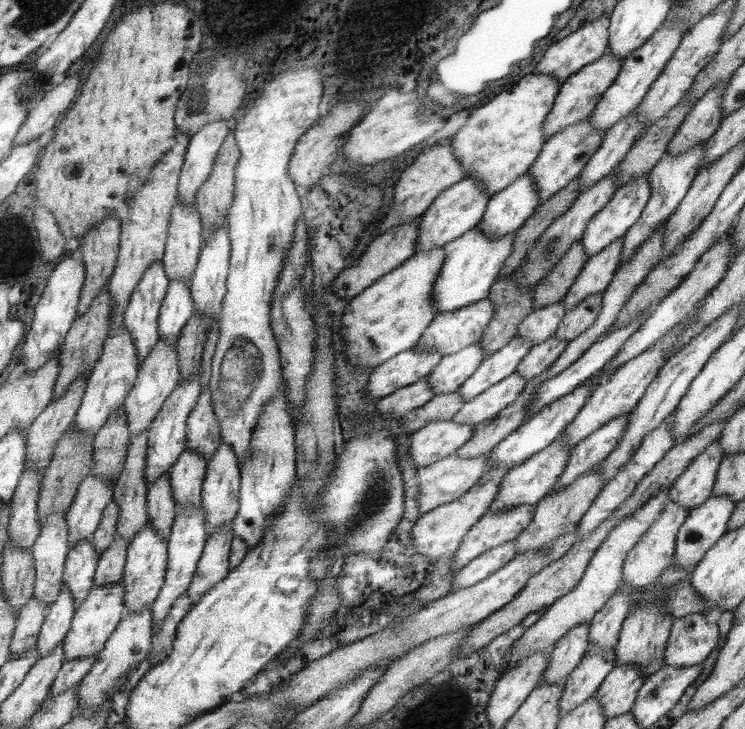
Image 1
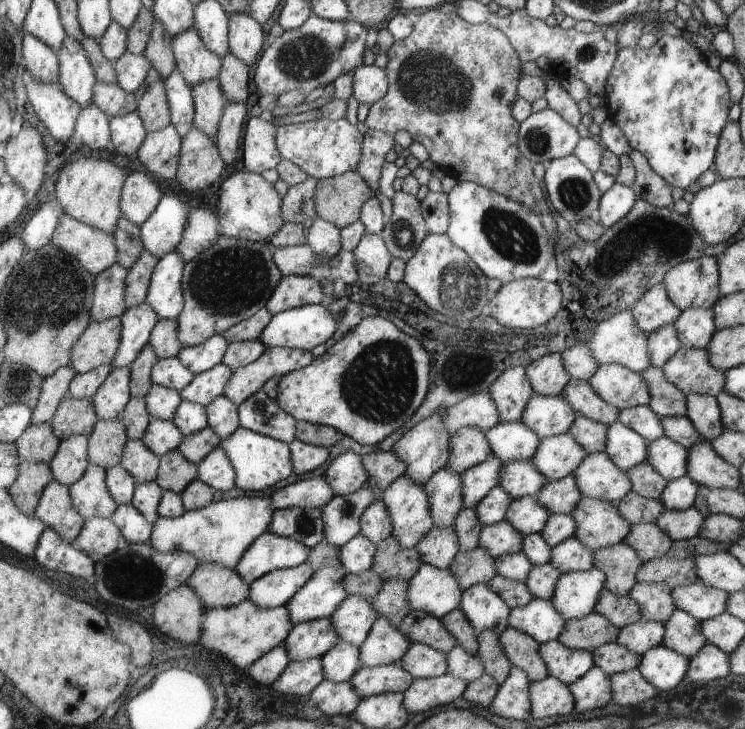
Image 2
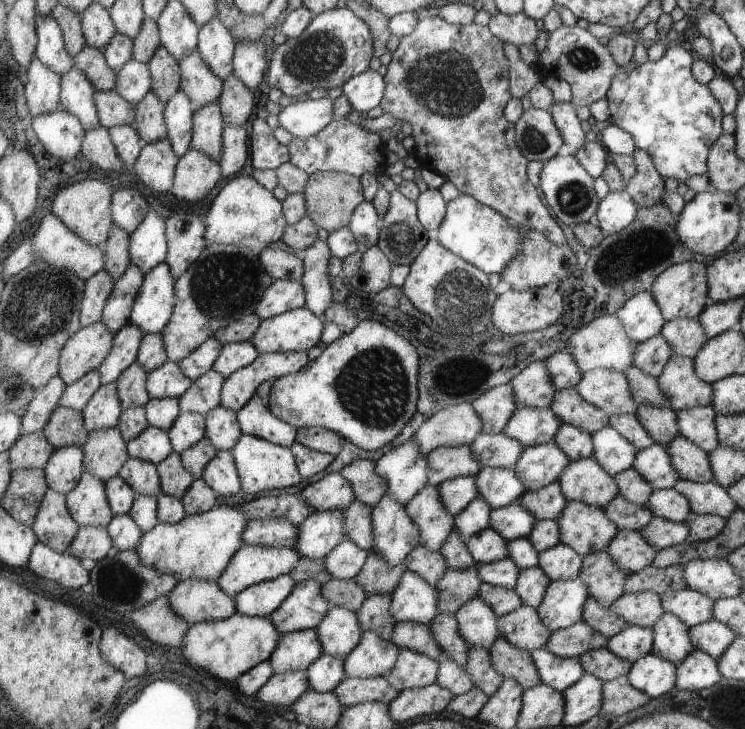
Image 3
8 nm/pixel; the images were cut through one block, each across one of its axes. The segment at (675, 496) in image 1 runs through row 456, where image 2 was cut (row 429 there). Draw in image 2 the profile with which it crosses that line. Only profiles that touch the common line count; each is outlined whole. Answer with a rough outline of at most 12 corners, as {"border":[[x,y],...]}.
{"border":[[688,394],[685,416],[708,442],[723,434],[714,395]]}

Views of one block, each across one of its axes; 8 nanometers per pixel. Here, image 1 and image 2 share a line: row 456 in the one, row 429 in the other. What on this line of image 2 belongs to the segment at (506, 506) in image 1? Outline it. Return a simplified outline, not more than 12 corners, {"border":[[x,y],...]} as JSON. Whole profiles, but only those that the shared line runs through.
{"border":[[534,394],[522,422],[540,439],[568,433],[578,414]]}

